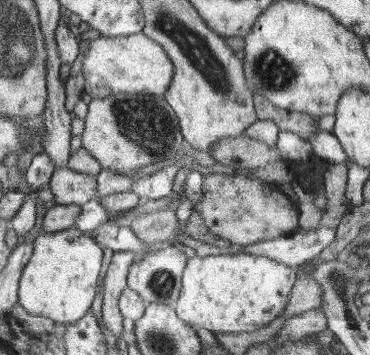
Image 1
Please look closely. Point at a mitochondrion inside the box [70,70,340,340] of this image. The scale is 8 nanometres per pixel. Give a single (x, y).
(140, 120)

